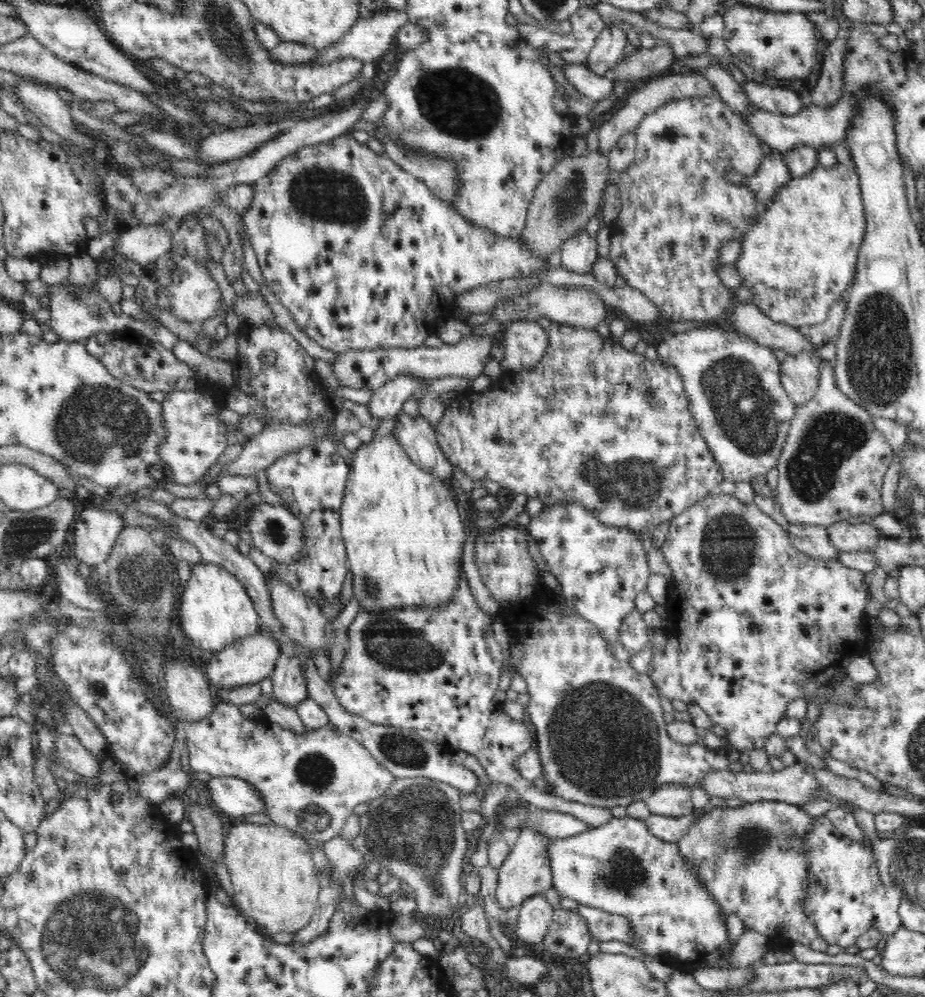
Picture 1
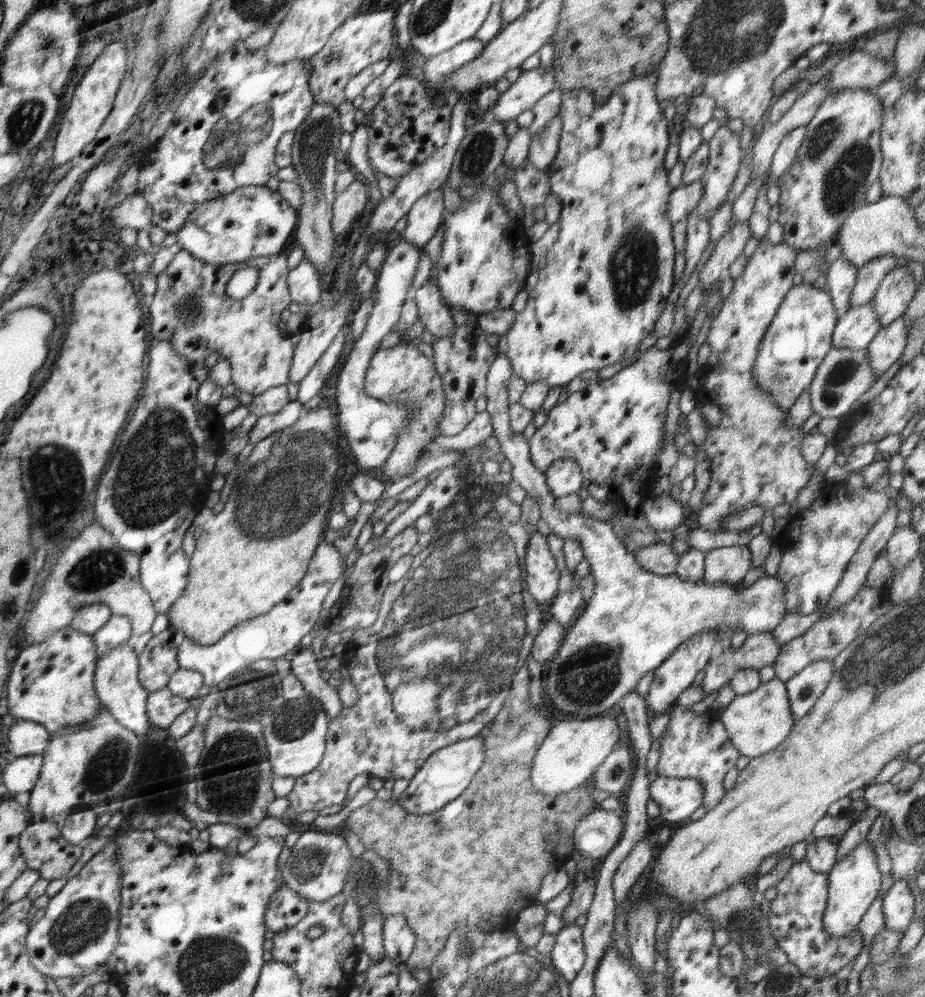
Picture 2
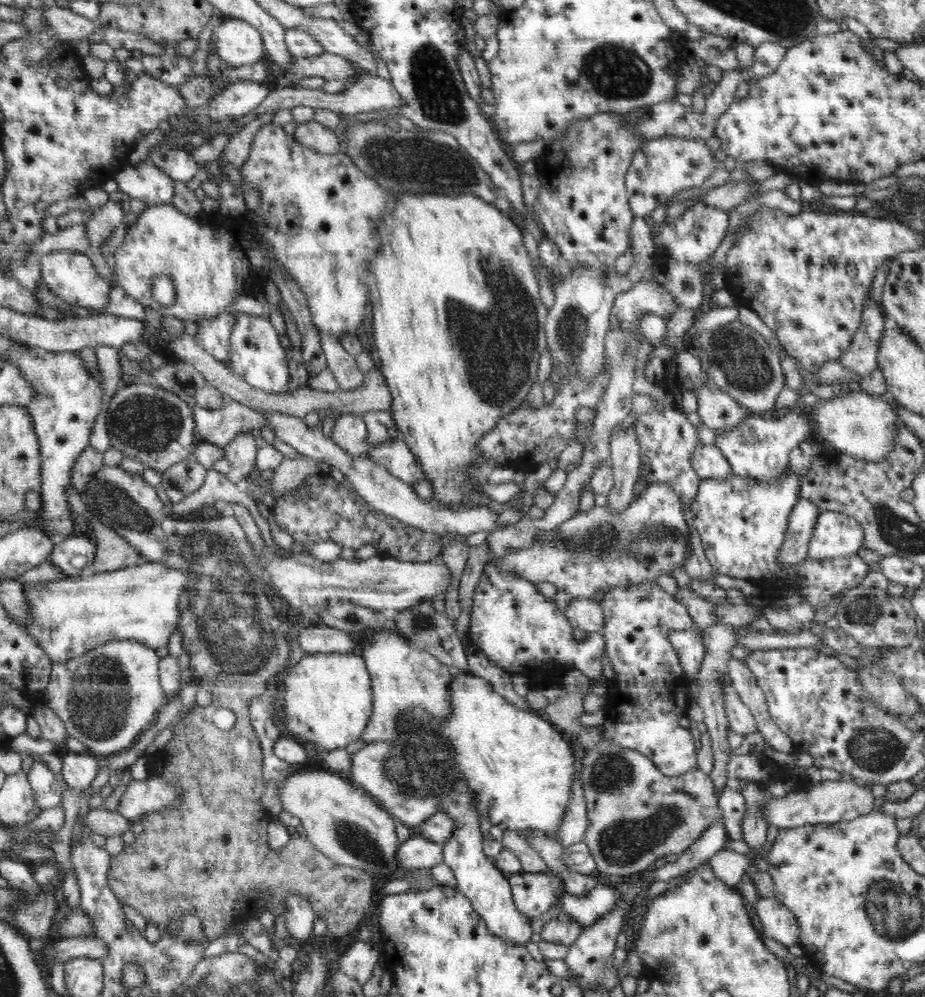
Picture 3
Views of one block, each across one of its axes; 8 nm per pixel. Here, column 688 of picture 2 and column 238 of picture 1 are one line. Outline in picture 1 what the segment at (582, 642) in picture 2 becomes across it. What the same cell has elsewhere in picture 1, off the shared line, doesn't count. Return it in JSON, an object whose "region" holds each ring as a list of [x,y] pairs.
{"region":[[[194,564],[186,587],[180,594],[177,618],[189,645],[198,646],[206,654],[224,650],[236,639],[260,631],[259,614],[244,586],[218,564]]]}

